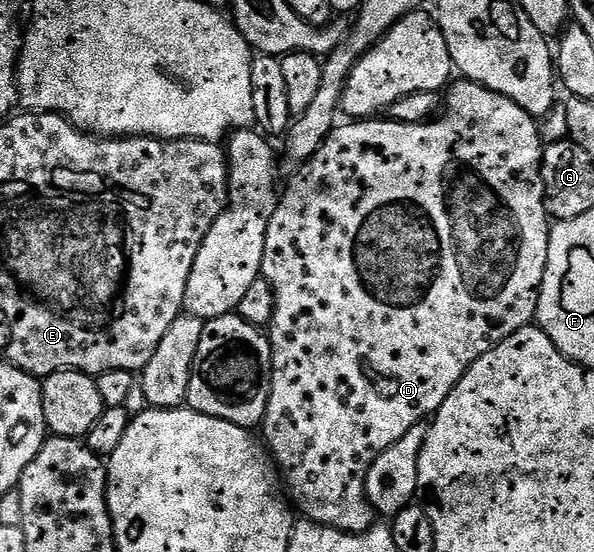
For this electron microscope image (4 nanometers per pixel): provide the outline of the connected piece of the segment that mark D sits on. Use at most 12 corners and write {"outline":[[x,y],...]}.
{"outline":[[540,122],[336,124],[265,235],[306,520],[535,321]]}

